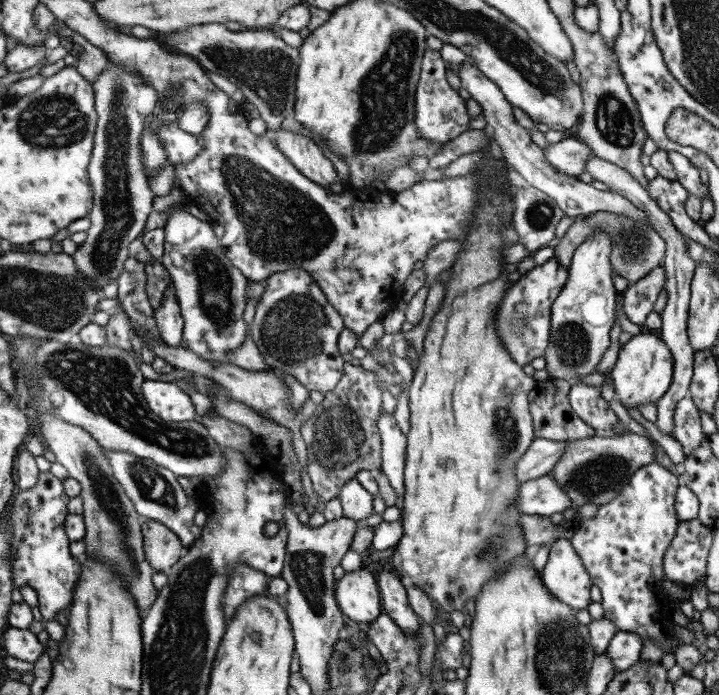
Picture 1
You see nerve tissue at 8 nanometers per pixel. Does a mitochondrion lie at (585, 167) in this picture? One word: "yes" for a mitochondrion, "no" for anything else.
no

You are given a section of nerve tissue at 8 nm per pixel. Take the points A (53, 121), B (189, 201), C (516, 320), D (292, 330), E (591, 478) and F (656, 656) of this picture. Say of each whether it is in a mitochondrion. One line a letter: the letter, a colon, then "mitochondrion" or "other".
A: mitochondrion
B: other
C: mitochondrion
D: mitochondrion
E: mitochondrion
F: other

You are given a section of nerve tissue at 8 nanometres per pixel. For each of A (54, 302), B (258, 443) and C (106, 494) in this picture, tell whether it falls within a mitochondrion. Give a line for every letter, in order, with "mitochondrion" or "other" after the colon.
A: mitochondrion
B: other
C: mitochondrion

